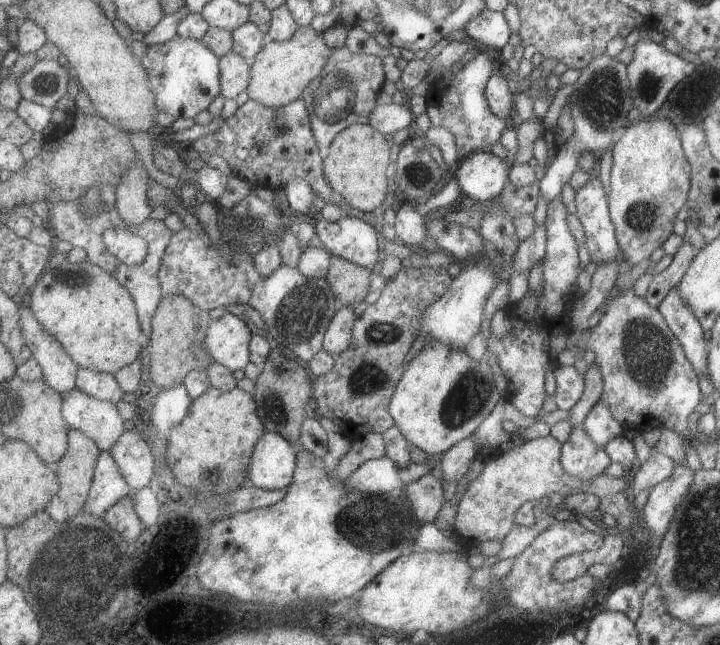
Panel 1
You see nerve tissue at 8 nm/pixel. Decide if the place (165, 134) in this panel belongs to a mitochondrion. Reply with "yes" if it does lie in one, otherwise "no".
no

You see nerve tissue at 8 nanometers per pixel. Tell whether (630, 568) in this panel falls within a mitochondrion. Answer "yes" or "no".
no

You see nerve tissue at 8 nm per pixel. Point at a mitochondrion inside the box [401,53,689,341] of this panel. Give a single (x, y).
(601, 104)

